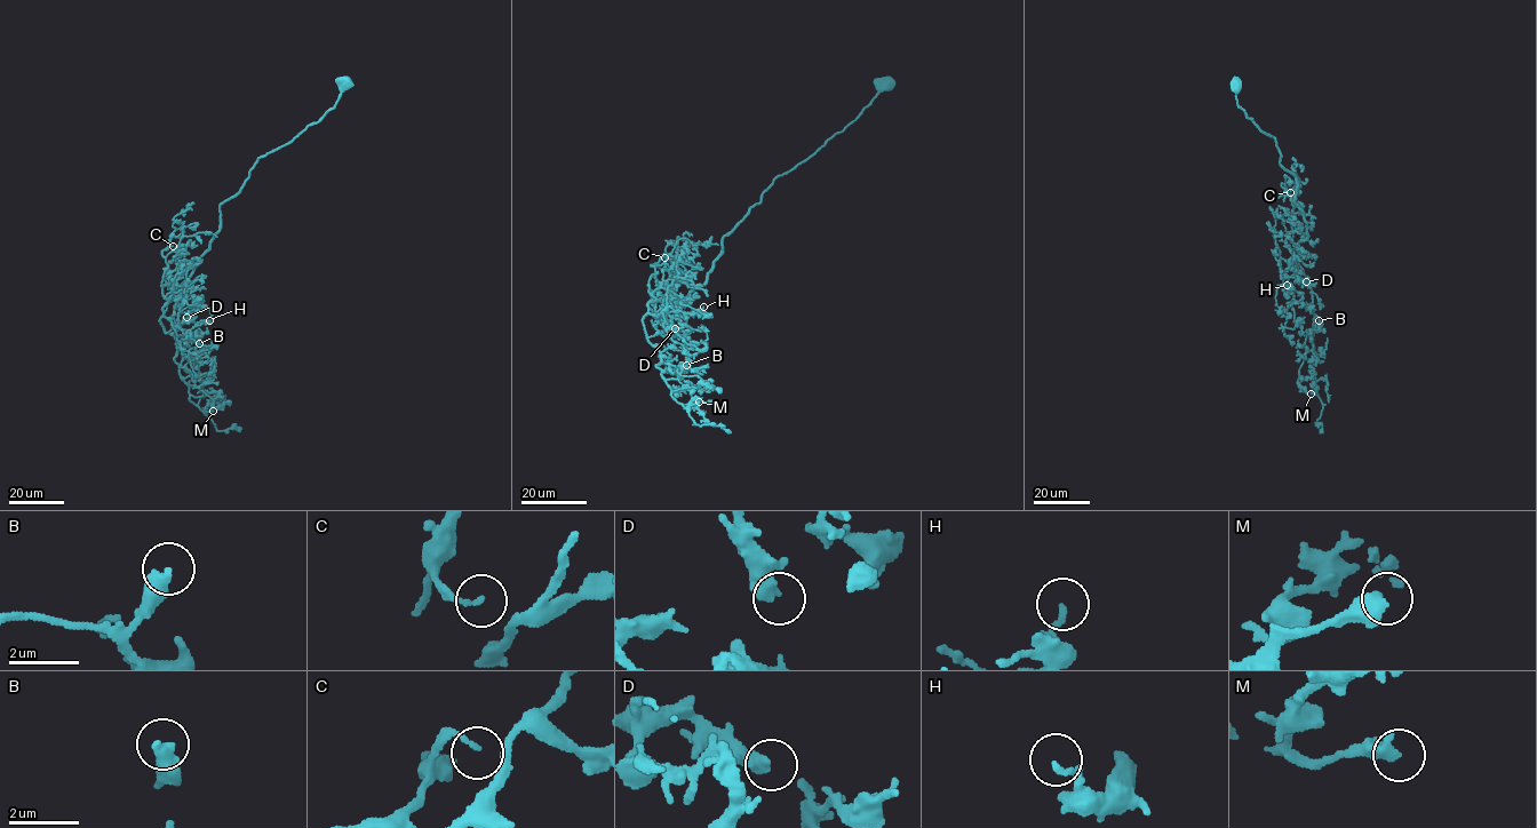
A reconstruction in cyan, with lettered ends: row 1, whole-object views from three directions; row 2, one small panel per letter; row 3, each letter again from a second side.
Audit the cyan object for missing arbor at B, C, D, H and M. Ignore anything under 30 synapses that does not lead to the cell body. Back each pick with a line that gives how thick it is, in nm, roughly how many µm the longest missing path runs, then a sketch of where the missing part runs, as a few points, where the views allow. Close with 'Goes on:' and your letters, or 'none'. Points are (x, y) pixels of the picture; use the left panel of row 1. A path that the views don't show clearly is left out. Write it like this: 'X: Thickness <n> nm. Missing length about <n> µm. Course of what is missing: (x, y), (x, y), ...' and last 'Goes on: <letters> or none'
M: Thickness 440 nm. Missing length about 20 µm. Course of what is missing: (213, 411), (220, 427), (228, 427), (240, 419)
Goes on: M

